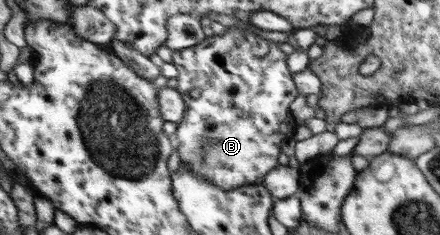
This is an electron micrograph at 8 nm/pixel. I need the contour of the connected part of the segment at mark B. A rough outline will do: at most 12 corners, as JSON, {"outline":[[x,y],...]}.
{"outline":[[278,42],[173,51],[181,163],[264,182],[296,130]]}

